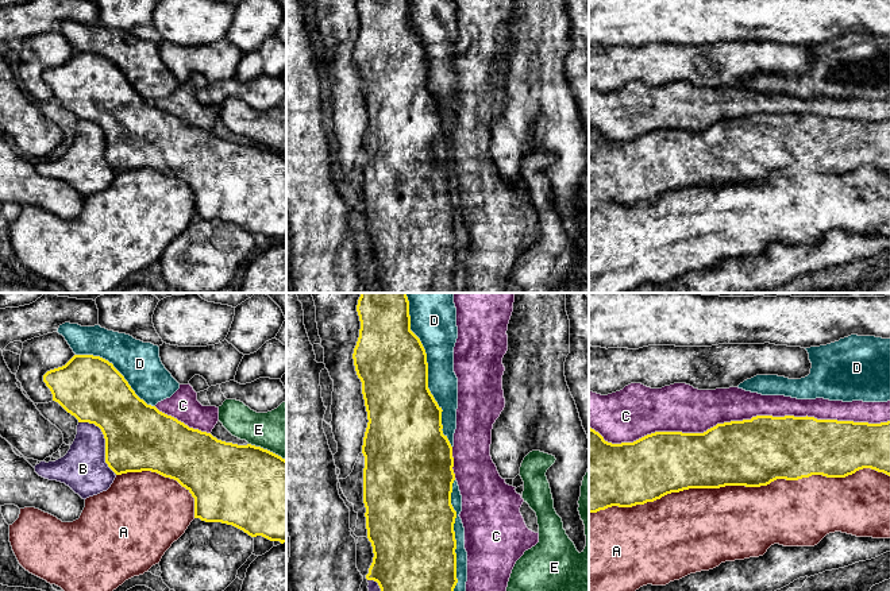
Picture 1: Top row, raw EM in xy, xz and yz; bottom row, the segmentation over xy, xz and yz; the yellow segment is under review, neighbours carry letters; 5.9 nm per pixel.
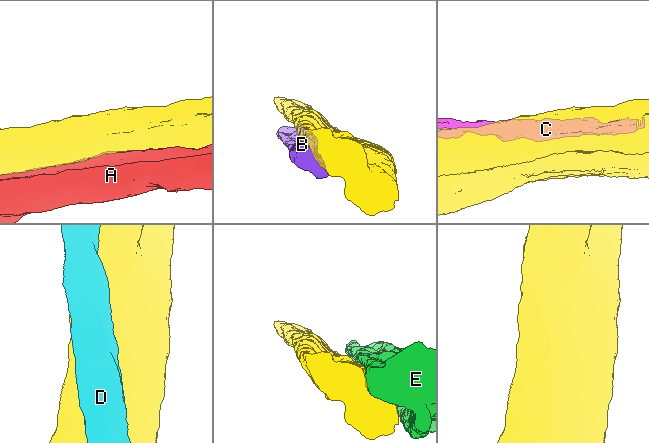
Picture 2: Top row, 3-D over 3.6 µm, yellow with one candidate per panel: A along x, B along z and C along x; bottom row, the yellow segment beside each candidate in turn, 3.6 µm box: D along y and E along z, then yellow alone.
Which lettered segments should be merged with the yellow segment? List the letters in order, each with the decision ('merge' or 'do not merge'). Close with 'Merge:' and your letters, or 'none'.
A: do not merge
B: do not merge
C: do not merge
D: do not merge
E: do not merge
Merge: none

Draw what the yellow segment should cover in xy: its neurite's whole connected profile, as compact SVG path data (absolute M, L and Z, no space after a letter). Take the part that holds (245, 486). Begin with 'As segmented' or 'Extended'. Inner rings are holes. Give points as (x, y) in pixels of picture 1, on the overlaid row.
As segmented. M74 355L65 366L47 371L43 382L58 402L78 422L99 426L105 439L105 463L116 474L151 471L177 480L194 498L194 518L232 525L251 537L286 542L286 460L251 444L217 440L211 433L189 428L177 418L147 405L108 360L93 355Z

